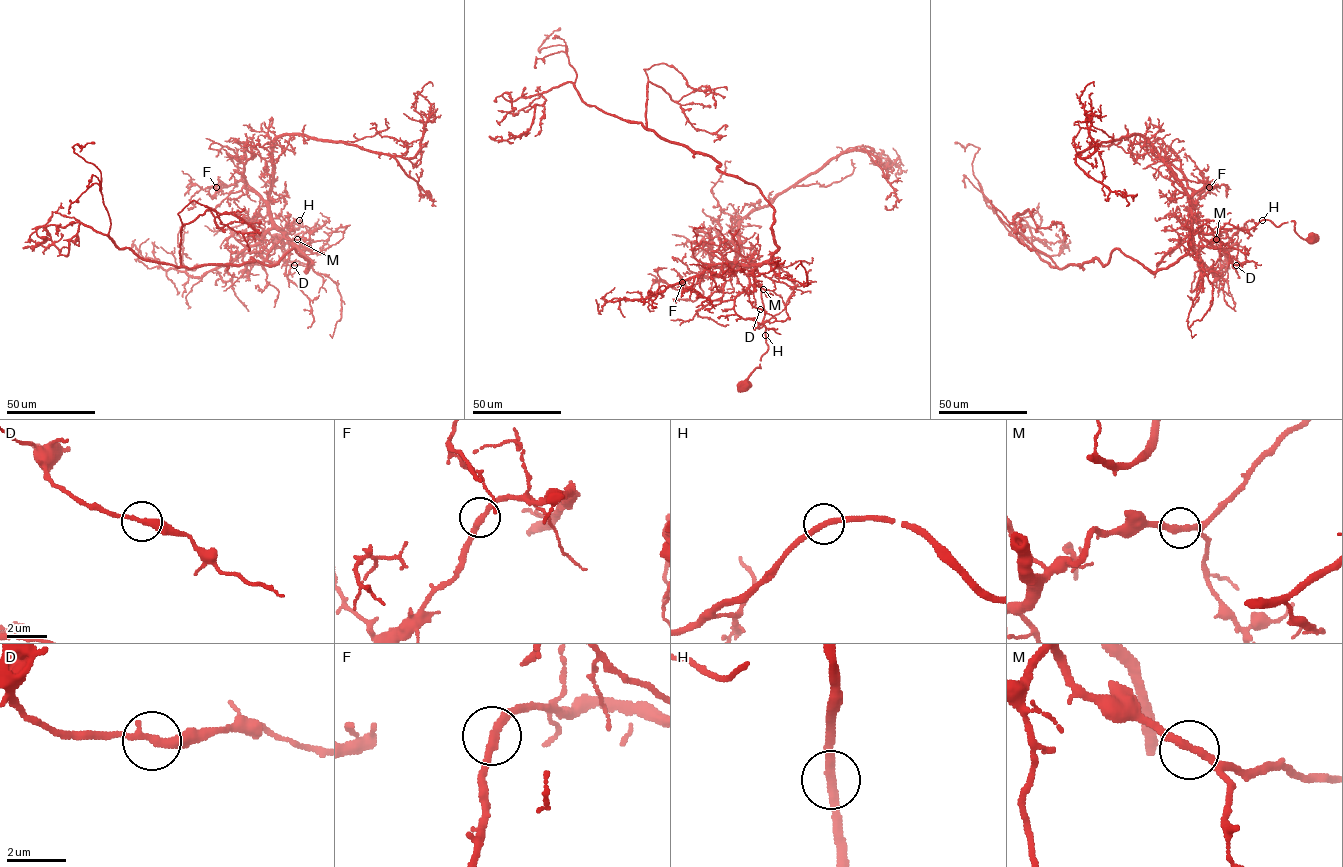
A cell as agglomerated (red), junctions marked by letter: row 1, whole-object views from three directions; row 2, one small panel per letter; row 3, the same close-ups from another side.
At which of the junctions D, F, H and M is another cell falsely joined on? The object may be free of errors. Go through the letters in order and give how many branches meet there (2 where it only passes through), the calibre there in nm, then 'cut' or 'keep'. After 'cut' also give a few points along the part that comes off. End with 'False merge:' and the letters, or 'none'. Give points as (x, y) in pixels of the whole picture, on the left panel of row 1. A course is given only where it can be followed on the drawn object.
D: 2 branches meet; 280 nm thick; keep
F: 2 branches meet; 280 nm thick; keep
H: 2 branches meet; 280 nm thick; keep
M: 2 branches meet; 300 nm thick; keep
False merge: none

